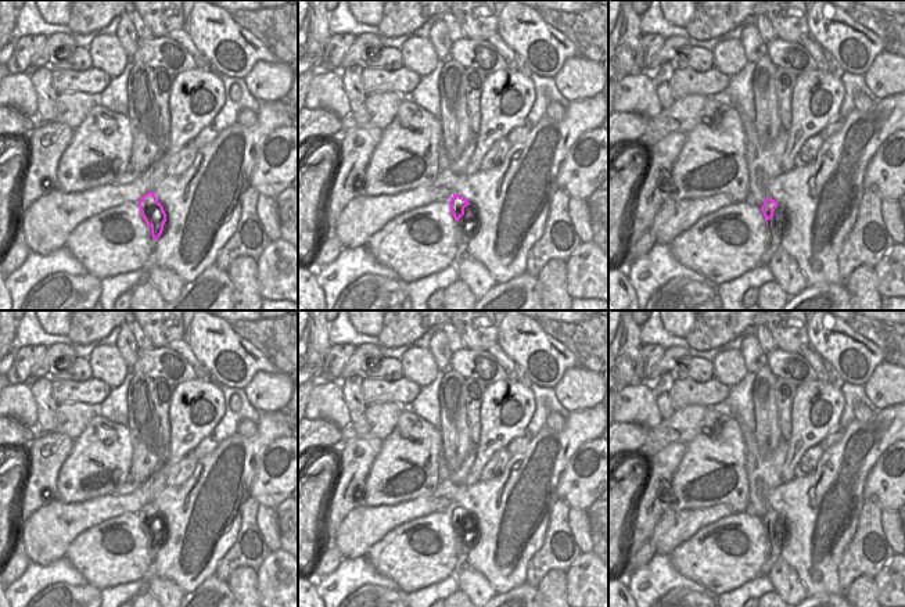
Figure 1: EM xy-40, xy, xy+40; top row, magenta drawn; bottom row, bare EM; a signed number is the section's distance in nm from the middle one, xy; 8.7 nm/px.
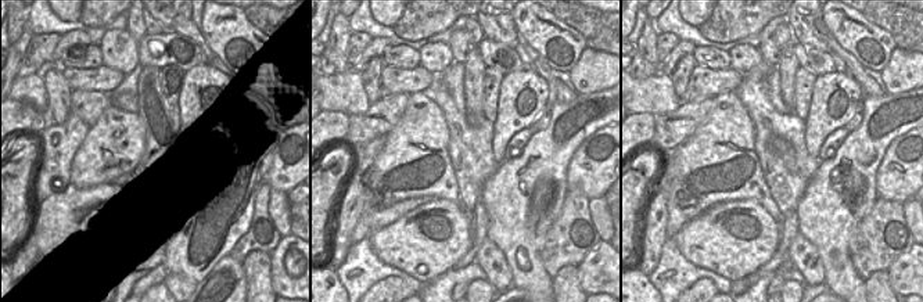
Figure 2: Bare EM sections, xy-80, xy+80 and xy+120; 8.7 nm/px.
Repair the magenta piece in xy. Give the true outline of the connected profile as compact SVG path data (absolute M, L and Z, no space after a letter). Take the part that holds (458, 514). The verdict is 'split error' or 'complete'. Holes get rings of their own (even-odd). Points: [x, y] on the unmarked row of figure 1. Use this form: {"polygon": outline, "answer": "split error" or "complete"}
{"polygon": "M453 504L449 516L452 525L457 534L456 572L460 572L462 568L466 565L467 554L477 529L474 528L470 513L466 509Z", "answer": "split error"}

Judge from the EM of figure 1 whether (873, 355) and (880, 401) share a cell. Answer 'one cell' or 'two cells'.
two cells

